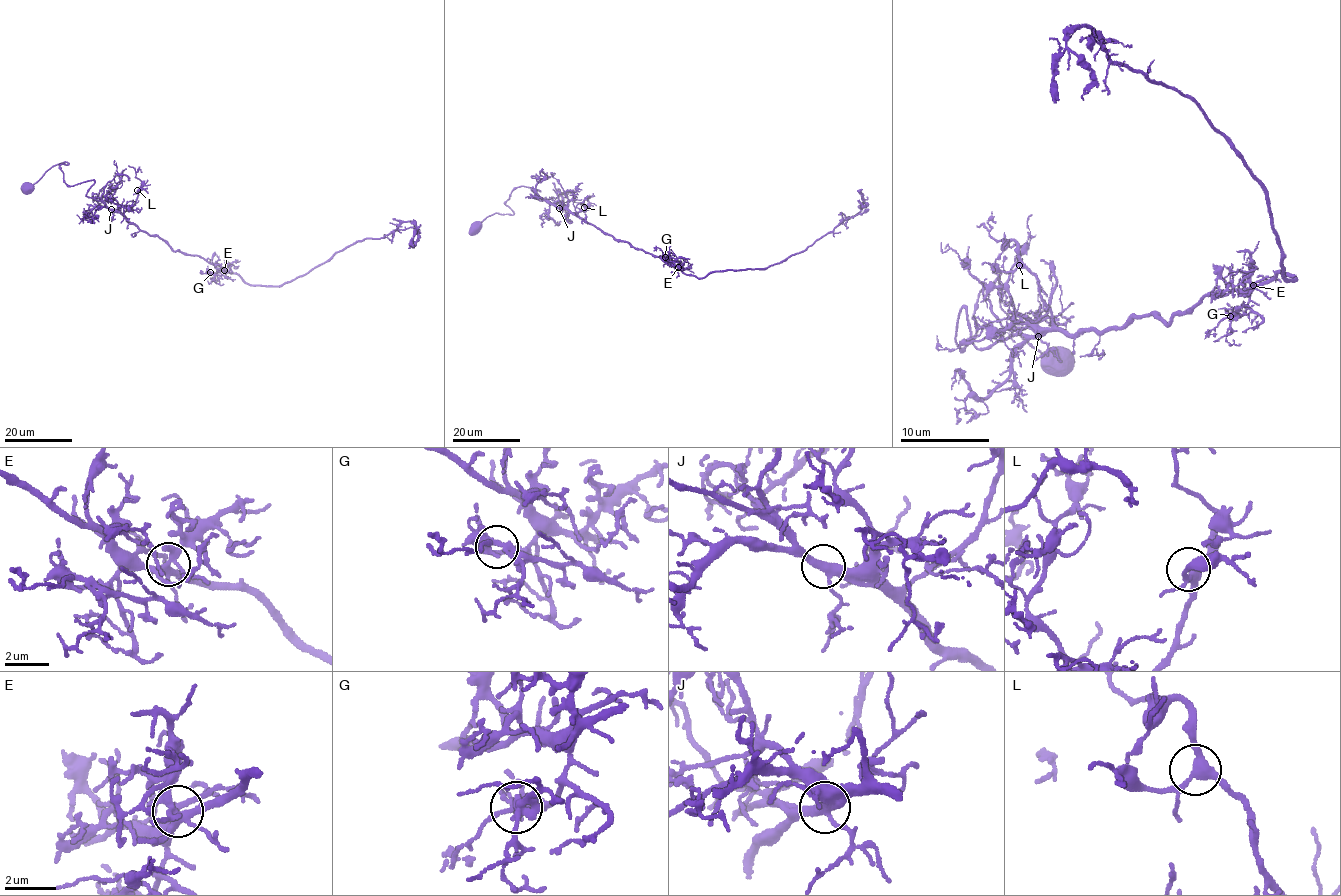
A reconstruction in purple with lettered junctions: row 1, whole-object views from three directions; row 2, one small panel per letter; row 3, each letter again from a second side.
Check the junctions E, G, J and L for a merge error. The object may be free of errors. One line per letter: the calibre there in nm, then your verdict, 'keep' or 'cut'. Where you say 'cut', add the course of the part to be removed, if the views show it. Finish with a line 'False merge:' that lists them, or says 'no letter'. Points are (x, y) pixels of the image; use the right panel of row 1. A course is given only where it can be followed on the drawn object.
E: 320 nm | keep
G: 320 nm | keep
J: 360 nm | keep
L: 300 nm | keep
False merge: no letter

